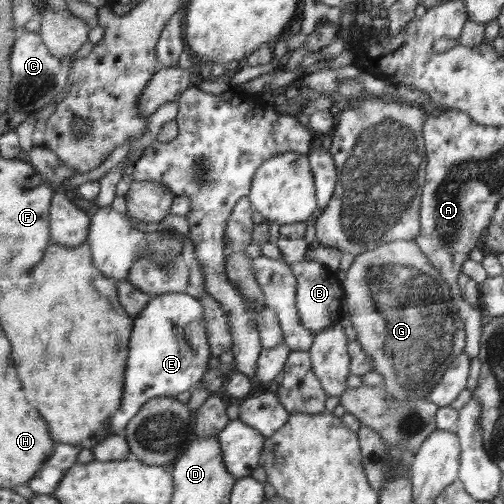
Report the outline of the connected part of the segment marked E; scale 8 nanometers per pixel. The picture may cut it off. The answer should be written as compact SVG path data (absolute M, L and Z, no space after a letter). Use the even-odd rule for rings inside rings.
M167 292L151 298L147 307L135 317L131 330L130 354L126 371L126 389L123 392L123 401L120 412L110 420L111 435L123 434L131 420L143 409L143 405L152 399L176 397L192 388L198 380L203 380L208 370L208 342L206 342L206 319L204 319L203 303L198 297L186 292Z

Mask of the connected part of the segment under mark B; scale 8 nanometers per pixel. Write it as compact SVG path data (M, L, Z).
M303 259L288 266L297 280L295 305L301 325L317 333L338 323L341 318L342 286L340 286L340 280L336 280L336 270L330 272L326 265L310 259Z

